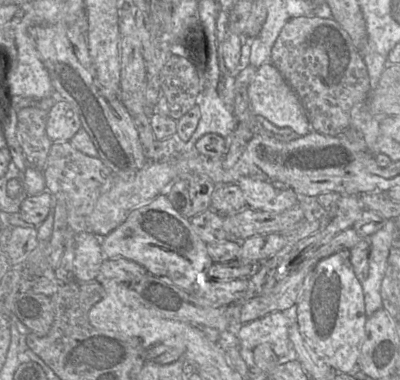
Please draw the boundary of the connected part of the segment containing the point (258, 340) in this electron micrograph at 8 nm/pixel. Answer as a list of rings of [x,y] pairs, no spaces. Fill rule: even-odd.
[[[296,307],[243,324],[236,329],[239,348],[253,351],[258,345],[268,343],[278,358],[285,357],[291,350],[289,328],[294,322]]]

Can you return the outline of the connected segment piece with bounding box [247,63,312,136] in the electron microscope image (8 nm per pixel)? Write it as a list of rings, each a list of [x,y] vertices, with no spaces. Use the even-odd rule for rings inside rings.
[[[273,63],[262,64],[257,68],[254,79],[247,86],[247,92],[250,109],[256,116],[263,116],[278,127],[291,128],[299,136],[304,136],[312,131],[298,96]]]

